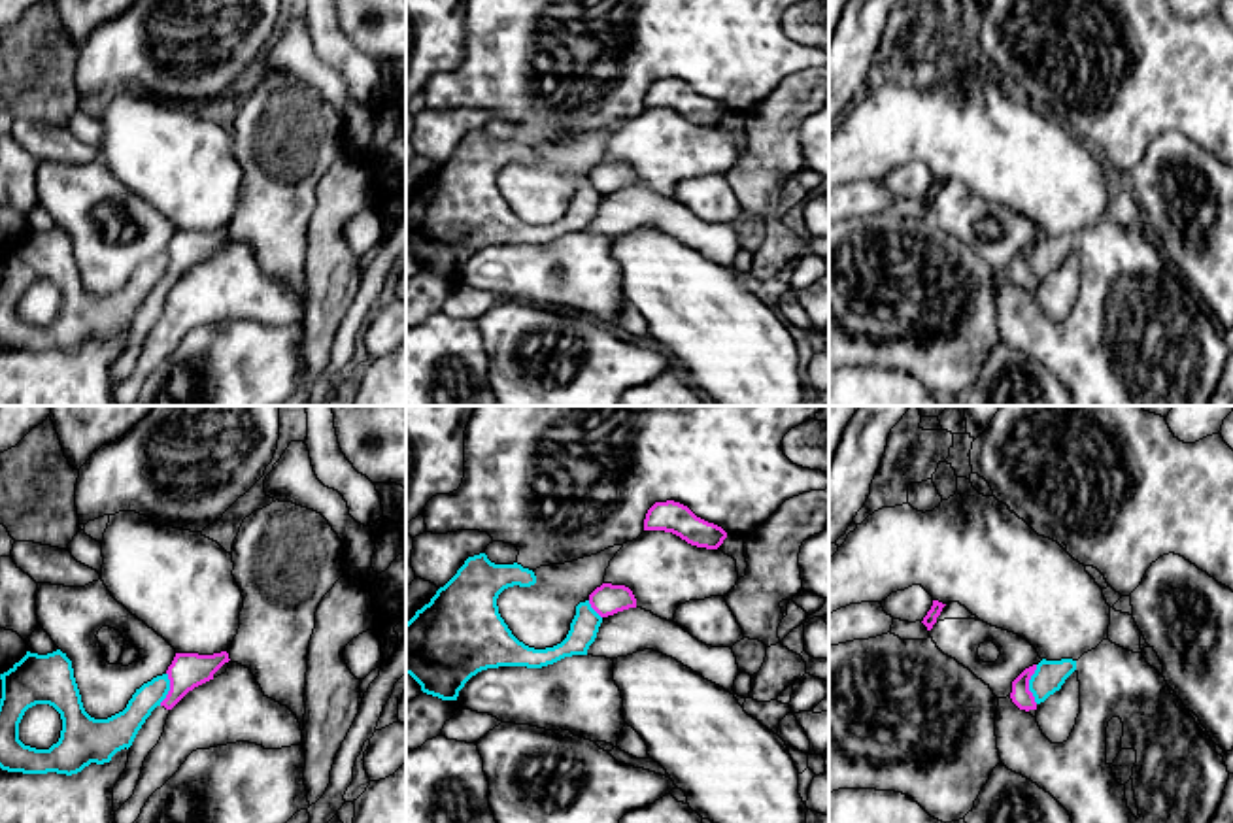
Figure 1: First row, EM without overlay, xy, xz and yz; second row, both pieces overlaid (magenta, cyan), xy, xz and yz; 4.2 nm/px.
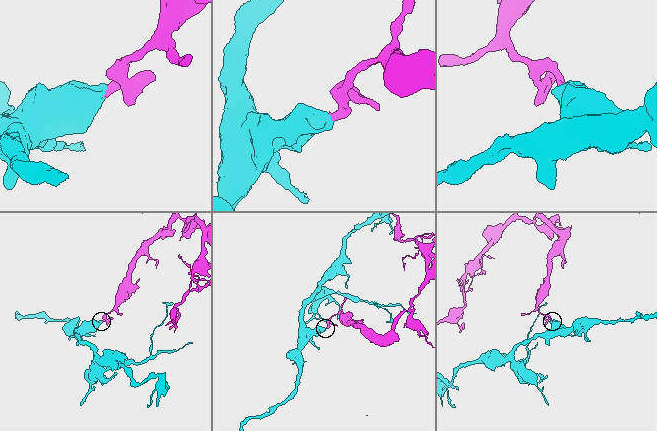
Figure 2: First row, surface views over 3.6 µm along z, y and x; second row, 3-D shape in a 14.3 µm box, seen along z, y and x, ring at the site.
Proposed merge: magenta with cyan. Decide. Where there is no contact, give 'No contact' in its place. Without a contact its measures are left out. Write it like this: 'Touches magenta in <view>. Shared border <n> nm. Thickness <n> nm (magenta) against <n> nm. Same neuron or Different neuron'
Touches magenta in yz. Shared border 170 nm. Thickness 90 nm (magenta) against 130 nm. Different neuron

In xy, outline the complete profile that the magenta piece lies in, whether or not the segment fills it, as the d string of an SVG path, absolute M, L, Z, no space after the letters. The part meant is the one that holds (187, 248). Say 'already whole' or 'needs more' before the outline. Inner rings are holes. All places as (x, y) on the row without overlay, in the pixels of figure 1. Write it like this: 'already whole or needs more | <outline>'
needs more | M227 228L213 232L176 230L172 242L166 247L170 257L170 268L138 308L130 323L127 345L113 364L113 389L117 389L134 372L144 338L149 328L159 321L170 287L189 268L213 257L213 251L228 238L230 236Z

